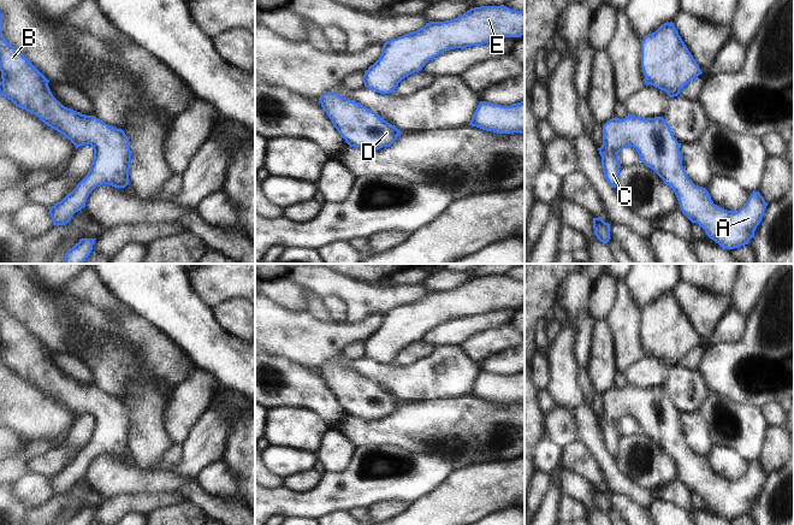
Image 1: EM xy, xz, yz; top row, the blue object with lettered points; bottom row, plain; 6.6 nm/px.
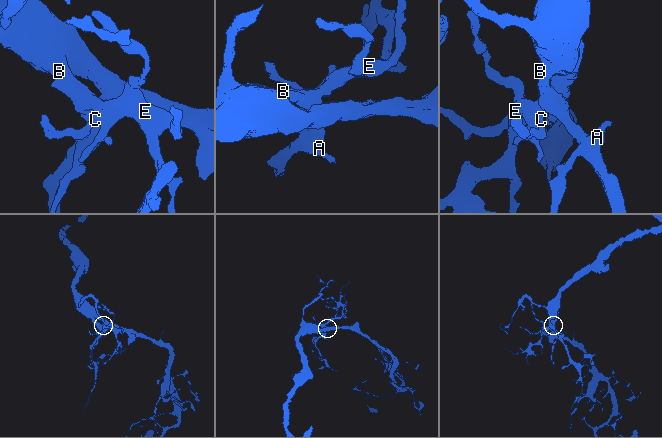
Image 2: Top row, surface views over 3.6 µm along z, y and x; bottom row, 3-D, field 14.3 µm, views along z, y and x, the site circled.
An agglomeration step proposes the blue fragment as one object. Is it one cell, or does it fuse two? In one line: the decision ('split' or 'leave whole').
leave whole

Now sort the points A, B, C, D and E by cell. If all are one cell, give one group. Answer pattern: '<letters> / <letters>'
A B C D E

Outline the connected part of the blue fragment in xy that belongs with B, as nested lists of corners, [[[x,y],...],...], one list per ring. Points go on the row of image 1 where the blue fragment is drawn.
[[[0,13],[0,95],[11,100],[17,107],[38,117],[45,124],[67,137],[76,147],[90,144],[94,159],[87,176],[61,201],[48,207],[53,225],[69,223],[72,216],[85,207],[89,194],[102,184],[125,188],[129,184],[131,151],[129,137],[122,129],[107,125],[94,116],[85,116],[63,106],[52,94],[48,79],[2,36],[2,14]]]

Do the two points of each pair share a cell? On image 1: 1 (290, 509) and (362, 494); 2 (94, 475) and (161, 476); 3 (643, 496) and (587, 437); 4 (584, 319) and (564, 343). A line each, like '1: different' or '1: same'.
1: same
2: same
3: same
4: different

